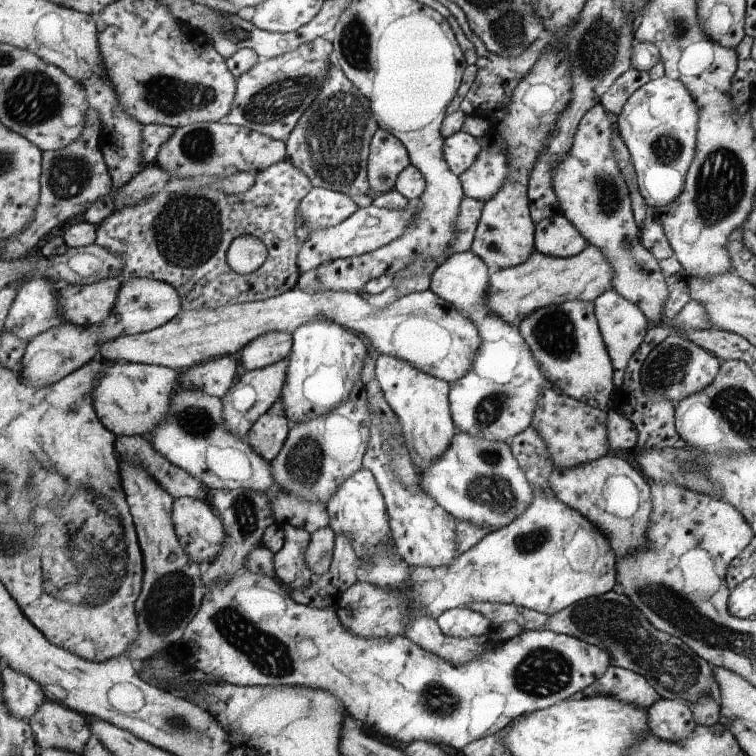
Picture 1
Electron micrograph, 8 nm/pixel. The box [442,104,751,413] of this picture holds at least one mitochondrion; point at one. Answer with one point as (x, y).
(720, 182)

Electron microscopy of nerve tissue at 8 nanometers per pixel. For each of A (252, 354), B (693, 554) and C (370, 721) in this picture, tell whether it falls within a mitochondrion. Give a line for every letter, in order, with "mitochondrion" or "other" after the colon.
A: other
B: other
C: other

